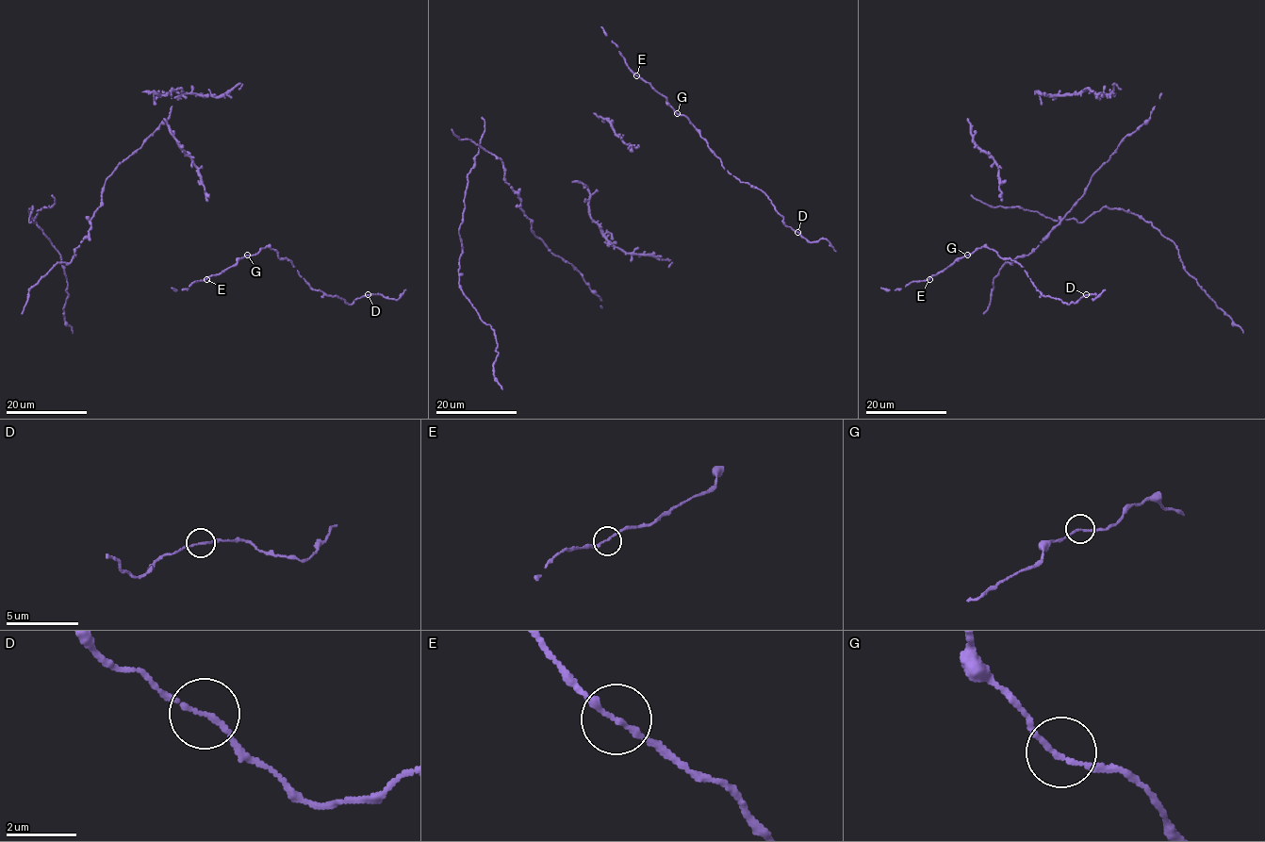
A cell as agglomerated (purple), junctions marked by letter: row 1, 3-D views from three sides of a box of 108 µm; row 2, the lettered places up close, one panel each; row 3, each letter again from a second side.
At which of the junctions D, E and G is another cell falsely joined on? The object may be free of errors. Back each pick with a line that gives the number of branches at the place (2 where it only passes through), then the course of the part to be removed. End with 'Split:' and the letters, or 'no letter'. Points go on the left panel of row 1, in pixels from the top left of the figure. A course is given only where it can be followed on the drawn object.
Split: no letter

